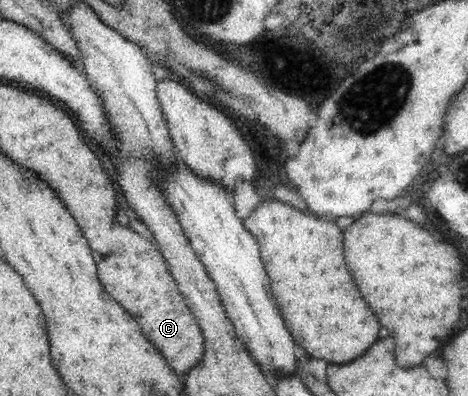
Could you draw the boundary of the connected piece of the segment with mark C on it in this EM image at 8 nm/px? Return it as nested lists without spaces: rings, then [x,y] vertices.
[[[115,221],[114,233],[118,235],[118,245],[112,253],[98,261],[98,275],[106,293],[120,303],[126,313],[134,315],[140,323],[144,337],[165,357],[177,375],[186,377],[187,373],[202,361],[204,336],[197,319],[186,306],[176,280],[164,262],[162,253],[154,245],[132,228]]]

